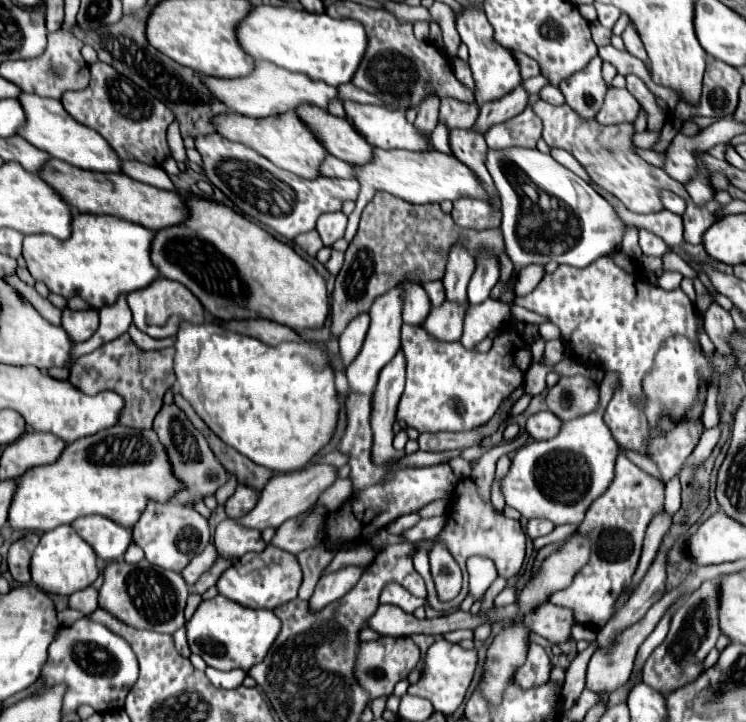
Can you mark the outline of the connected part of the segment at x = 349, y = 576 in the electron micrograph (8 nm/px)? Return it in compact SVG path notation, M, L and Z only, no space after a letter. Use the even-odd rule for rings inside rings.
M345 566L339 572L321 578L309 600L309 610L317 612L317 610L325 608L327 604L345 596L359 582L363 572L365 572L363 566Z

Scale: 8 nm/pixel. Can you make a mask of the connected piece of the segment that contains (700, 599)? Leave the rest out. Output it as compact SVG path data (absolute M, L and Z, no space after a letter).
M707 580L703 582L691 596L685 598L681 608L673 614L671 628L667 638L663 640L661 646L653 650L649 660L645 662L643 668L643 682L653 686L655 690L661 690L663 694L673 692L673 688L683 686L701 672L701 662L705 656L693 656L693 648L715 648L717 638L721 636L719 628L719 582L717 580Z

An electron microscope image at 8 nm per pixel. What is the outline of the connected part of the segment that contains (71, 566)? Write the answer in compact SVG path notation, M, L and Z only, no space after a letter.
M57 526L55 530L41 534L41 540L31 558L31 580L37 588L41 588L47 594L69 596L77 590L91 586L97 580L97 576L99 568L93 548L85 540L81 540L71 526Z

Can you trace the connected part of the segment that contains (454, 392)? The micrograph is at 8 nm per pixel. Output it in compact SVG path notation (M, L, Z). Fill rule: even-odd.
M509 322L487 354L467 352L459 342L435 344L423 328L411 324L401 328L401 348L407 360L407 386L397 418L417 432L465 432L487 424L499 404L523 382L531 358L527 342L517 336Z

